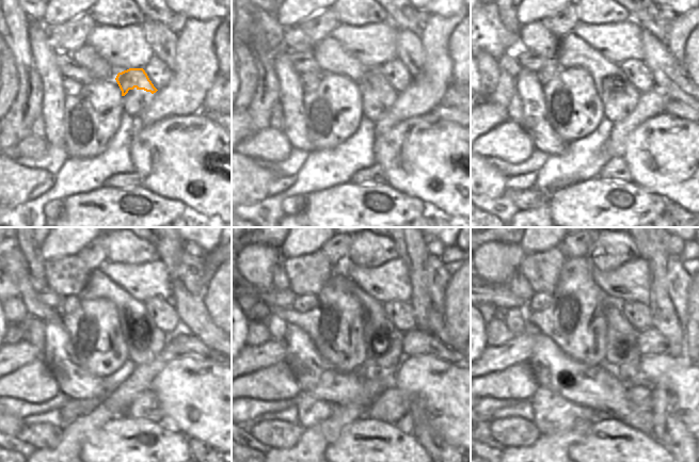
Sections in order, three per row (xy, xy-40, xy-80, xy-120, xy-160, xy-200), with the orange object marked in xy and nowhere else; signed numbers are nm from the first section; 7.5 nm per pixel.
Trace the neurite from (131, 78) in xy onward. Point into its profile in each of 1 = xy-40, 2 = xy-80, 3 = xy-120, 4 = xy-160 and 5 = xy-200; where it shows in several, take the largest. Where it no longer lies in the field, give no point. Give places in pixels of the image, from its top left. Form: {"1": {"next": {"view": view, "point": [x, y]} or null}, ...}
{"1": {"next": {"view": "xy-40", "point": [374, 77]}}, "2": {"next": {"view": "xy-80", "point": [634, 94]}}, "3": {"next": {"view": "xy-120", "point": [160, 339]}}, "4": {"next": {"view": "xy-160", "point": [394, 360]}}, "5": {"next": {"view": "xy-200", "point": [629, 370]}}}

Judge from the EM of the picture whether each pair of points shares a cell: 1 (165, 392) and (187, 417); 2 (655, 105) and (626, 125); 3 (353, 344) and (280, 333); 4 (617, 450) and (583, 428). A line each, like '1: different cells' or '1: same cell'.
1: same cell
2: same cell
3: different cells
4: different cells

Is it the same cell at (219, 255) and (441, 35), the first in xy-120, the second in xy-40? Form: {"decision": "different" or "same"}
{"decision": "same"}

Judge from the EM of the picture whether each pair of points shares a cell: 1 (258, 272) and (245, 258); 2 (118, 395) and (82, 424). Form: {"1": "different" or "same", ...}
{"1": "same", "2": "same"}

